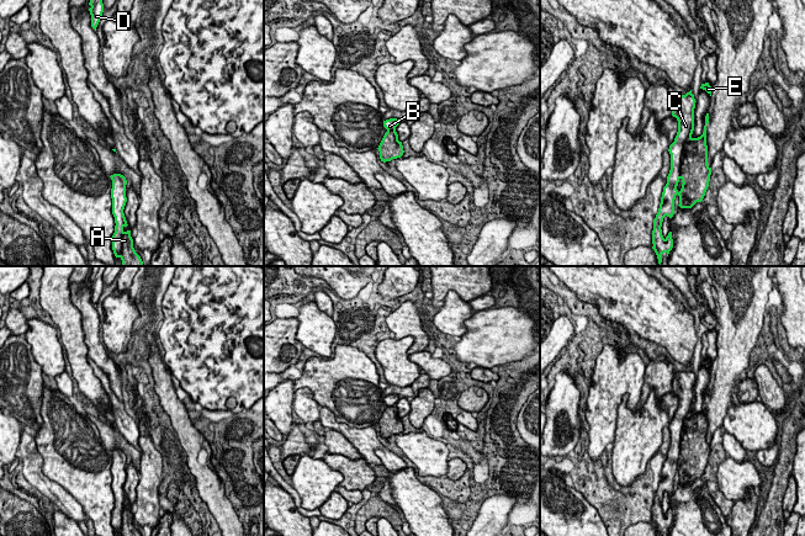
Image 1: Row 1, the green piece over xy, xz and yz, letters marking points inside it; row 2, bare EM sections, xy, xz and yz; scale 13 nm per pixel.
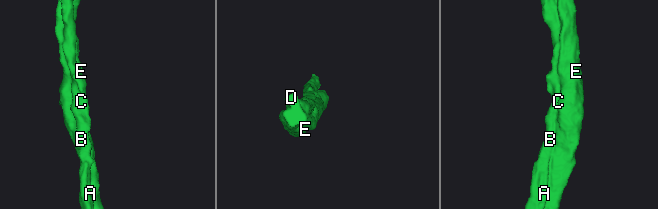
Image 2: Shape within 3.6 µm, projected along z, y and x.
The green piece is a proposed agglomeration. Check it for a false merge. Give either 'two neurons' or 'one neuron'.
one neuron

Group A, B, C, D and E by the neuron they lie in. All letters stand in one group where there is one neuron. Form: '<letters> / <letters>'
A B C D E

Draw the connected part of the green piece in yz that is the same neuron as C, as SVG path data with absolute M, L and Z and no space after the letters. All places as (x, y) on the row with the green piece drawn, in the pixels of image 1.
M692 90L685 95L677 96L672 105L672 116L678 121L678 132L674 142L669 145L671 170L667 184L663 187L661 203L653 219L652 249L658 264L662 262L662 254L667 256L673 248L672 232L664 238L662 235L662 222L667 216L674 214L674 200L679 196L680 208L692 208L701 202L709 187L711 168L708 165L706 124L709 113L705 116L704 132L700 137L693 138L695 99Z

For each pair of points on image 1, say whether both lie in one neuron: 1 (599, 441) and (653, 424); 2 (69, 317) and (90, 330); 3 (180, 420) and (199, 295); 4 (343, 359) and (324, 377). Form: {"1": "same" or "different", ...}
{"1": "different", "2": "different", "3": "different", "4": "same"}

